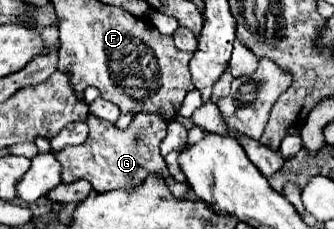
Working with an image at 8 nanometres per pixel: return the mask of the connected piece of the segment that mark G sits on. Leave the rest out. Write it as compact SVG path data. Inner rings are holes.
M139 113L129 123L127 129L119 131L113 127L113 123L107 123L103 119L97 119L93 115L87 117L89 125L89 137L85 143L75 147L65 147L63 151L55 153L57 161L61 163L61 181L73 183L75 179L85 179L93 185L97 193L107 193L113 189L133 189L141 185L149 175L157 173L163 175L169 191L175 197L185 197L189 185L177 183L169 177L167 165L159 153L159 143L167 133L167 123L157 115Z

